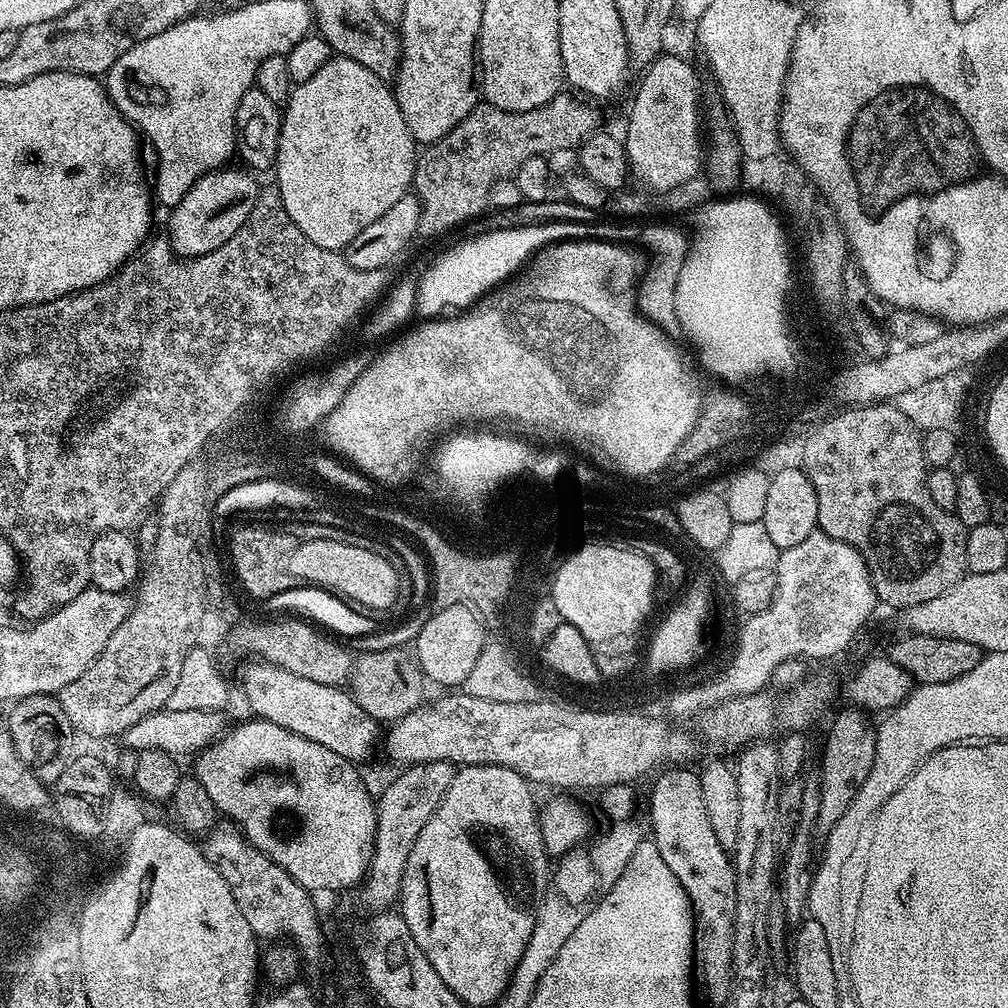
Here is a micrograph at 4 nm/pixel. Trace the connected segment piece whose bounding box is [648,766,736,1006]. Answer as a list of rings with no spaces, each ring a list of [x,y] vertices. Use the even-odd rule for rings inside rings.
[[[672,766],[669,772],[664,772],[652,784],[652,797],[648,800],[648,812],[652,815],[652,832],[651,835],[658,846],[658,854],[662,854],[662,862],[666,862],[666,866],[670,866],[670,870],[674,870],[674,878],[678,878],[678,882],[684,887],[684,893],[688,896],[688,900],[692,903],[692,914],[694,917],[694,964],[698,969],[698,980],[704,983],[704,992],[708,995],[708,1000],[717,1006],[723,1006],[727,1002],[728,995],[732,992],[733,975],[732,975],[732,943],[735,934],[735,866],[733,857],[730,855],[729,849],[721,846],[718,842],[718,834],[714,834],[714,830],[710,830],[710,814],[706,814],[706,802],[702,802],[702,782],[699,775],[695,771],[684,768],[688,766]]]

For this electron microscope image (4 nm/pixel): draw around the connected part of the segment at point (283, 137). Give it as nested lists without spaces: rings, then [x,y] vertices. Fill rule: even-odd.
[[[336,56],[328,60],[326,66],[322,66],[322,70],[318,70],[318,74],[314,74],[314,78],[310,78],[310,82],[295,85],[283,105],[278,154],[274,165],[274,173],[276,172],[274,184],[280,189],[280,197],[286,206],[286,214],[290,214],[290,218],[294,218],[294,226],[298,226],[298,230],[302,230],[302,234],[306,234],[306,238],[310,238],[310,242],[318,242],[318,246],[331,252],[340,252],[347,244],[354,242],[354,238],[358,238],[358,234],[362,234],[362,230],[366,230],[366,226],[370,226],[370,222],[382,218],[382,214],[386,214],[386,210],[390,210],[390,206],[394,206],[394,202],[398,202],[398,198],[409,195],[410,189],[413,187],[412,179],[416,173],[417,155],[418,145],[406,126],[406,118],[402,118],[402,110],[396,101],[395,91],[389,87],[385,80],[378,78],[378,74],[366,70],[366,66],[358,66],[358,62],[345,56]]]

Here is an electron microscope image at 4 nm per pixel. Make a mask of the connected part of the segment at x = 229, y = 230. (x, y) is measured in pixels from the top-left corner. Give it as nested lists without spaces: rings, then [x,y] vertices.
[[[232,167],[216,168],[198,178],[186,198],[171,209],[169,216],[172,217],[168,220],[166,236],[171,240],[172,250],[177,256],[201,256],[210,254],[210,250],[218,250],[218,246],[222,246],[222,242],[230,242],[246,218],[250,218],[250,210],[254,210],[256,199],[260,197],[261,181],[256,181],[259,179],[243,167]]]

